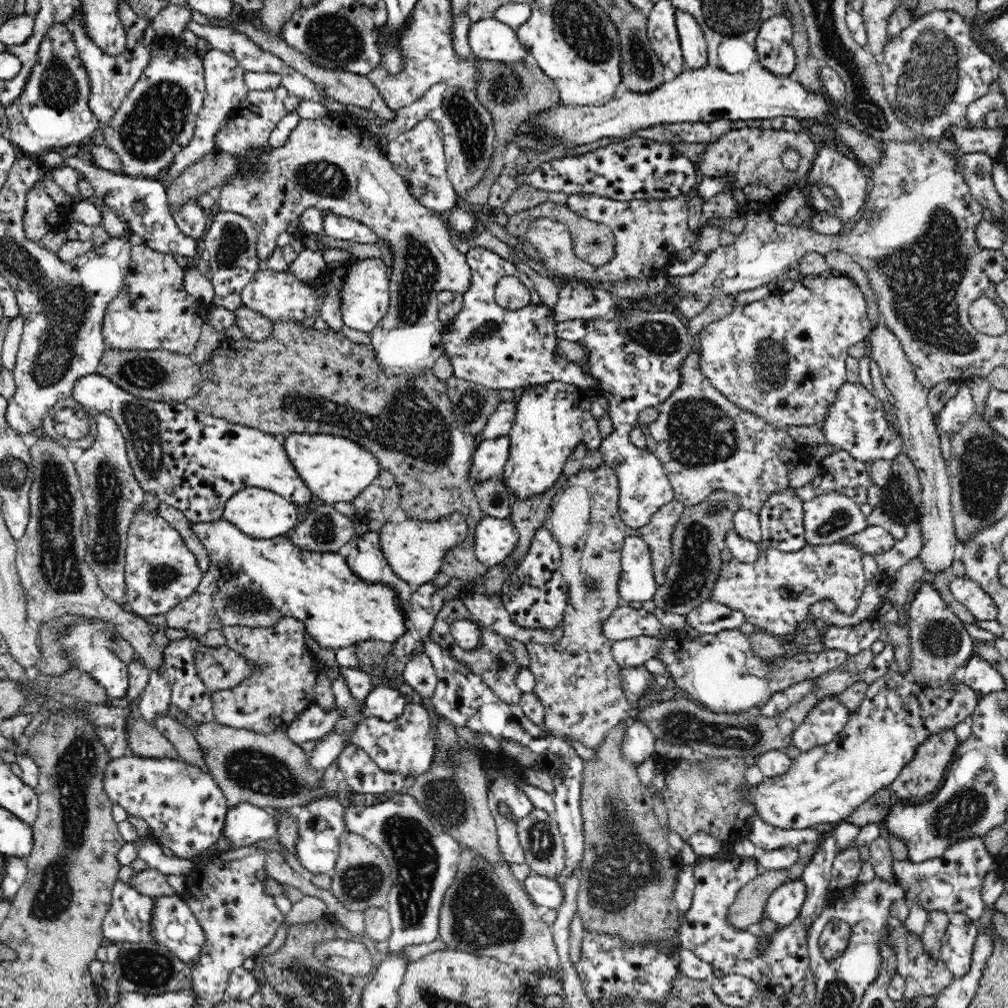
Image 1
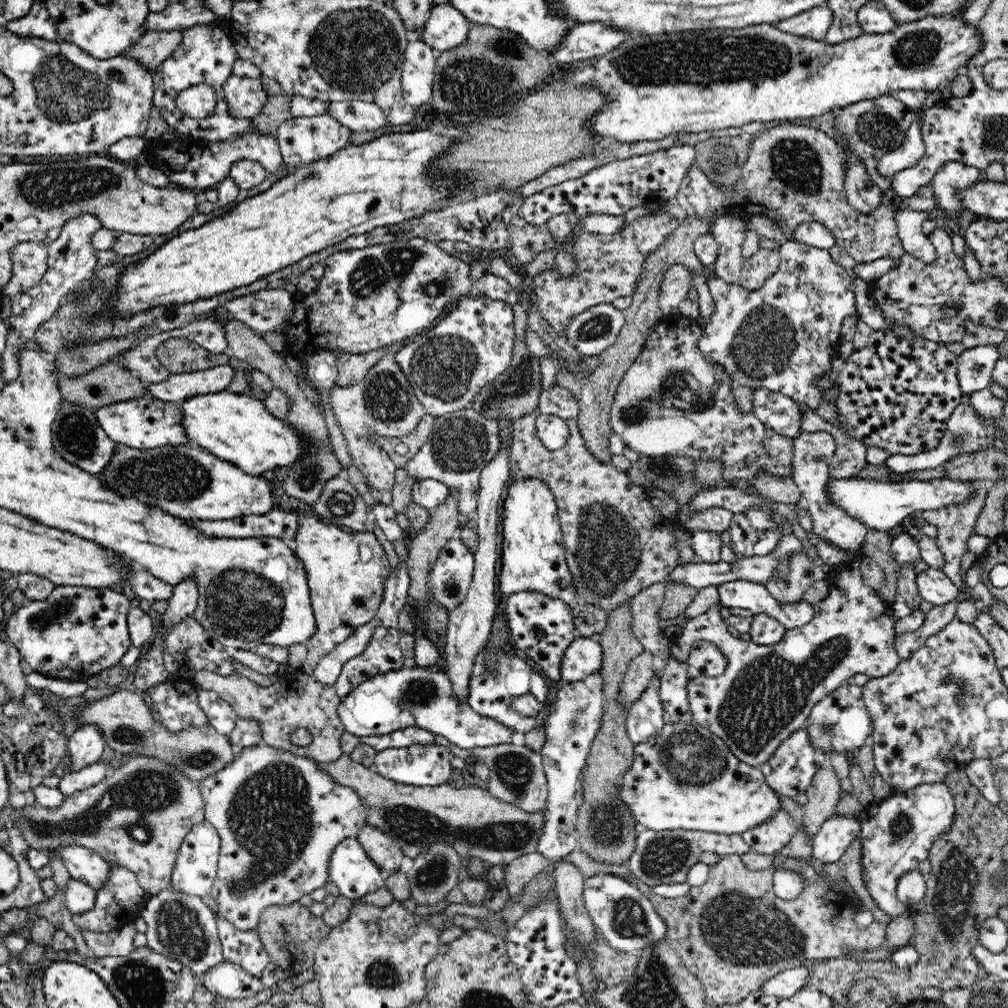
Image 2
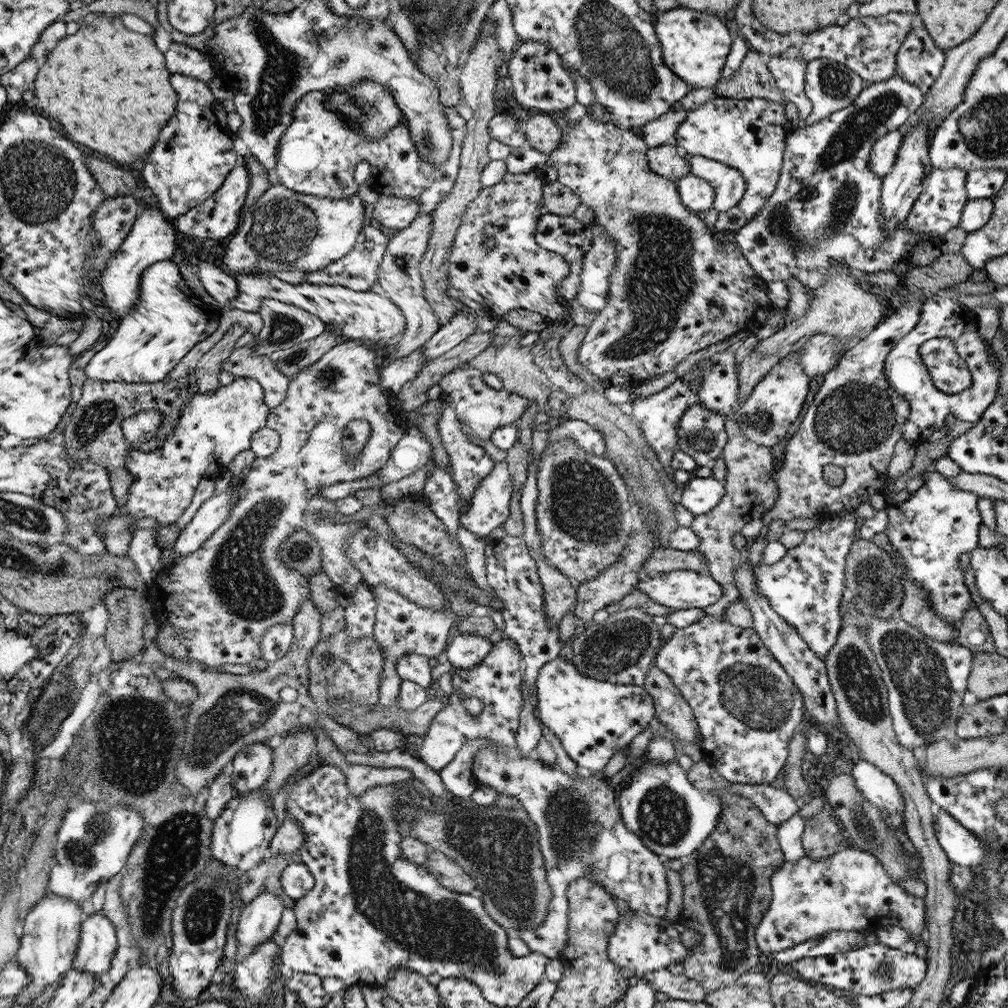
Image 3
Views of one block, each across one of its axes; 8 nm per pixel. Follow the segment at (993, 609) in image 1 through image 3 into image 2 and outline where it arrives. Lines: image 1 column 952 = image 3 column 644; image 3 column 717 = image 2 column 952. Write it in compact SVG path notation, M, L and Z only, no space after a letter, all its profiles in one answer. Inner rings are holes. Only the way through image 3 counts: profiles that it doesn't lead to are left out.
M934 567L917 574L916 584L920 596L935 606L961 600L966 595L965 590L958 589L946 574Z

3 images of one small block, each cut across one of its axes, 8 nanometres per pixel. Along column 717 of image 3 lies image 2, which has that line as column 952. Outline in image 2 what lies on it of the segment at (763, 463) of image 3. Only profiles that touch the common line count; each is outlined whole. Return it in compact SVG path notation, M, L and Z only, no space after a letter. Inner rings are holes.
M976 486L976 492L974 496L964 502L964 504L950 504L950 506L942 506L939 510L926 510L923 512L922 517L926 522L934 524L937 528L936 542L939 549L942 551L945 563L942 565L941 571L950 578L952 583L960 590L967 591L965 586L964 576L965 572L960 567L960 560L962 555L968 552L967 540L969 536L974 534L974 524L978 519L978 516L983 510L985 500L987 497L987 490L984 486ZM952 600L940 606L935 606L926 613L926 620L918 630L905 632L894 639L894 648L901 659L910 658L910 655L918 650L923 642L935 632L942 630L956 617L956 608L959 600Z

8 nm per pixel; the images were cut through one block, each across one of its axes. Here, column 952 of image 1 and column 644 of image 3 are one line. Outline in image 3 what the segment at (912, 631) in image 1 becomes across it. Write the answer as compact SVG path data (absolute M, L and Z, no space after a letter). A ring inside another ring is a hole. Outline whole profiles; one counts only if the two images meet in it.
M634 608L610 614L602 623L590 622L572 638L570 664L596 680L611 683L643 685L646 670L654 662L663 641L654 624L654 616Z

